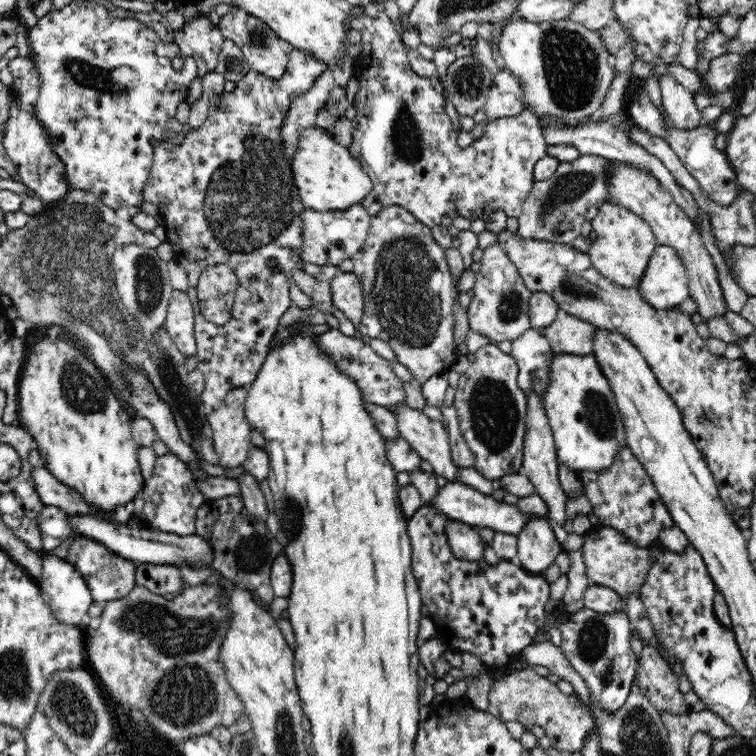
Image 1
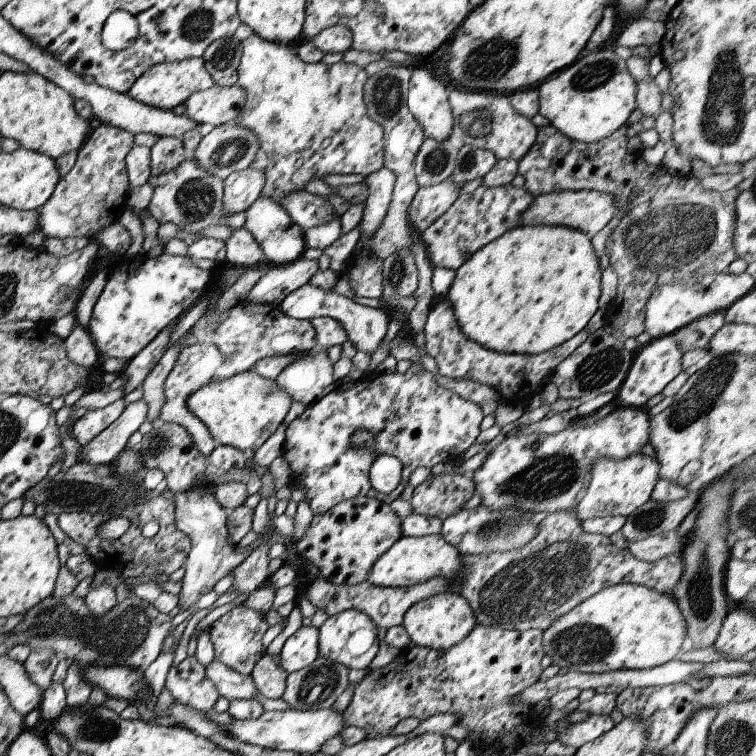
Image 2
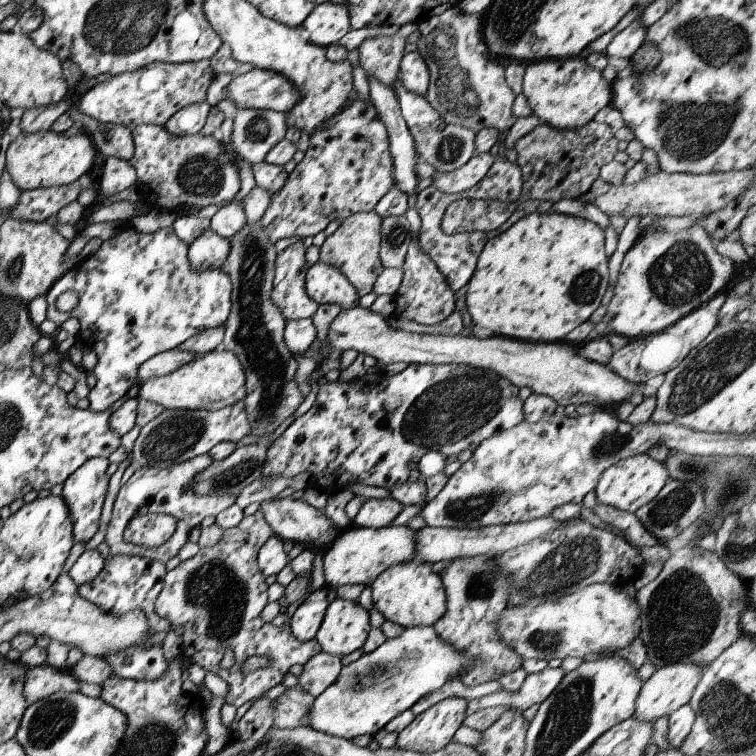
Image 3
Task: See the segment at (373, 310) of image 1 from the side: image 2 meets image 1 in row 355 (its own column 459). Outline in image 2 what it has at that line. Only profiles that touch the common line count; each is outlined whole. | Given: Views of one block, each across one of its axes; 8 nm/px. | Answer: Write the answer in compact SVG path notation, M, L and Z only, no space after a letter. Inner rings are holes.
M419 362L410 363L405 374L398 370L389 374L369 373L361 378L360 382L351 385L351 388L334 388L329 394L322 396L321 400L307 405L305 410L291 421L284 430L282 459L287 462L292 475L290 484L297 484L305 489L303 502L307 503L313 515L325 514L335 504L355 496L373 497L389 504L403 492L409 474L415 468L431 468L438 462L455 461L473 444L480 431L479 424L483 417L481 408L469 400L464 400L457 393L443 389L435 380L436 376L425 371L419 366ZM359 428L373 436L373 450L365 450L363 446L349 448L349 440ZM377 454L394 456L401 463L399 484L387 494L375 491L367 481L369 468Z

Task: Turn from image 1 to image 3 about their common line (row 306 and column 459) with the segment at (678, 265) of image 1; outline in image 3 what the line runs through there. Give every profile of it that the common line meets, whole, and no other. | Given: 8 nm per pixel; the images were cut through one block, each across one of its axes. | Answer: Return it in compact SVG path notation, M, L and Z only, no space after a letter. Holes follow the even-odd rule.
M411 627L403 629L398 637L385 639L383 644L369 654L361 655L348 665L342 666L339 676L320 695L317 695L307 711L306 726L326 735L333 735L347 740L356 736L374 734L395 718L400 712L411 708L416 700L428 692L437 690L449 678L460 677L474 661L457 652L451 645L440 641L435 636L433 627Z

